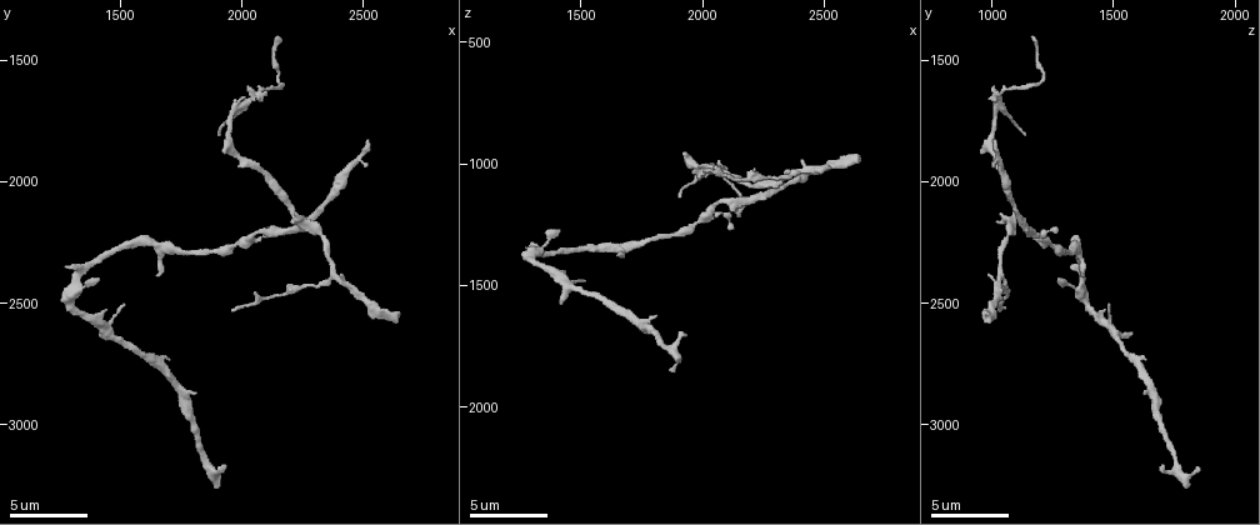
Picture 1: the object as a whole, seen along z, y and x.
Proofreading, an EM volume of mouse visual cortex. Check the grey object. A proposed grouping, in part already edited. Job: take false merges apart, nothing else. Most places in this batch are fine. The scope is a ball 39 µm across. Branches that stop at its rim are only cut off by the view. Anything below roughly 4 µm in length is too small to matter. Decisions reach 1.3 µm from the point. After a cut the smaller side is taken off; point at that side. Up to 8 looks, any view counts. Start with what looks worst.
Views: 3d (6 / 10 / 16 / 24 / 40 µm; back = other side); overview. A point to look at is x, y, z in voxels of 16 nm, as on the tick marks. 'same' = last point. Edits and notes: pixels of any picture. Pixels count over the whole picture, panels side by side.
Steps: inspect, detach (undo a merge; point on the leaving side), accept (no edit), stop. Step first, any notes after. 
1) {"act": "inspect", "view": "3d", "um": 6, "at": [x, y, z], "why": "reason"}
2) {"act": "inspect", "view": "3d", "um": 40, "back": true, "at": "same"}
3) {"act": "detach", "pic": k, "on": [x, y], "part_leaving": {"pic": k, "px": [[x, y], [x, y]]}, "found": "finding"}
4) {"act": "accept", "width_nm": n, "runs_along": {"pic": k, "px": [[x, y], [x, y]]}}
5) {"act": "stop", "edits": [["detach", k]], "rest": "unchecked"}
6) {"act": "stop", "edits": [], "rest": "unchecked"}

{"act": "inspect", "view": "3d", "um": 6, "at": [2400, 2390, 1030], "why": "looks like a crossing"}

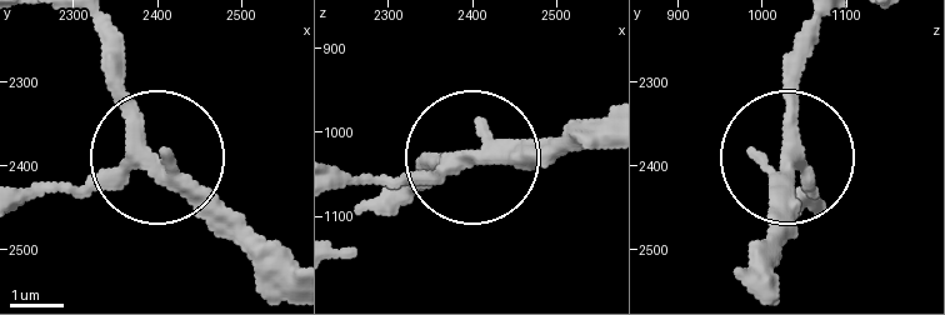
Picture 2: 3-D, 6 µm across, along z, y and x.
{"act": "accept", "runs_along": {"pic": 2, "px": [[814, 24], [774, 289]]}, "found": "all the same cell"}

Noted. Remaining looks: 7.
{"act": "inspect", "view": "3d", "um": 10, "at": [2210, 2150, 1090]}

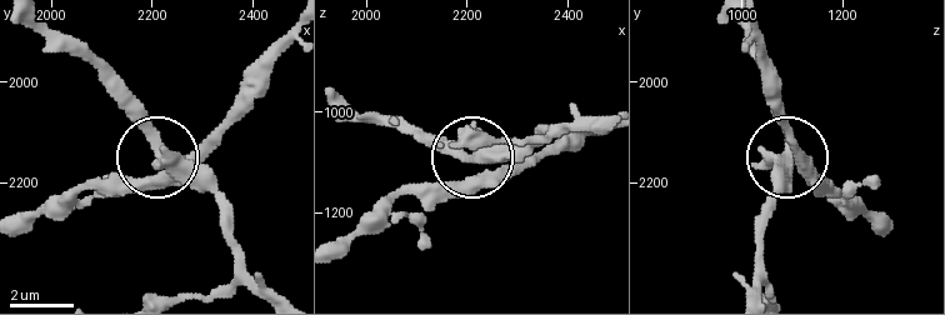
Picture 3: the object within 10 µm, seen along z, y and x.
{"act": "accept", "width_nm": 430, "runs_along": {"pic": 3, "px": [[891, 223], [821, 188], [789, 158], [773, 211]]}, "found": "one cell here"}

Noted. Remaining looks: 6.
{"act": "inspect", "view": "3d", "um": 10, "at": [1750, 2280, 1310]}

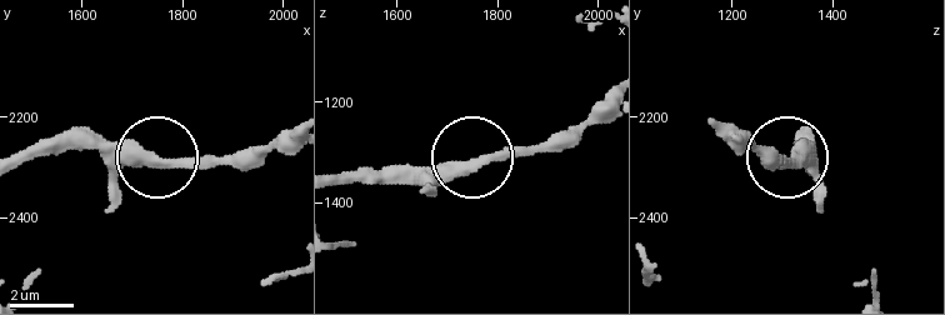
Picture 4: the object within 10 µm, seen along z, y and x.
{"act": "accept", "runs_along": {"pic": 4, "px": [[155, 158], [78, 149]]}, "found": "continuous, no second cell"}

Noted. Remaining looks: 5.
{"act": "inspect", "view": "3d", "um": 10, "at": [2040, 1650, 1020]}

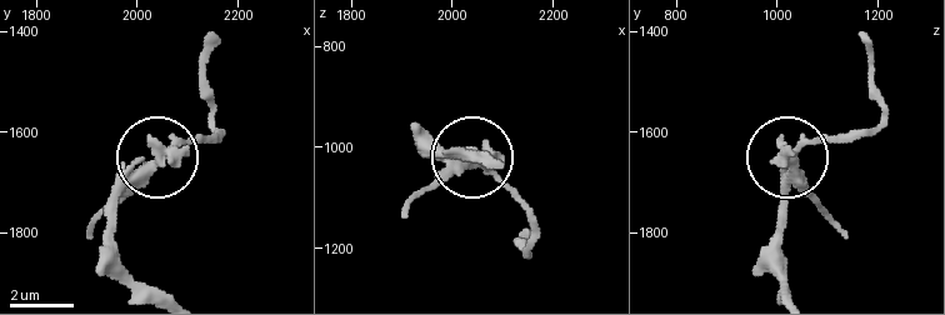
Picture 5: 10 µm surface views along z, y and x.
{"act": "inspect", "view": "3d", "um": 10, "back": true, "at": "same"}

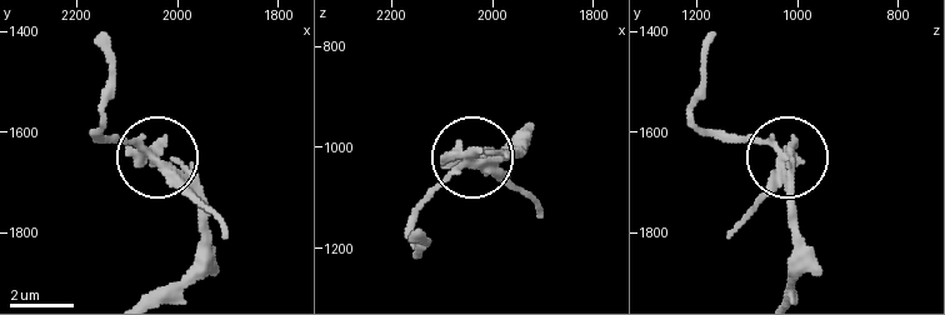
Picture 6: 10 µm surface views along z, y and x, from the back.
{"act": "accept", "found": "all the same cell"}

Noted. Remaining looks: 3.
{"act": "stop", "edits": [], "rest": "unchecked"}

